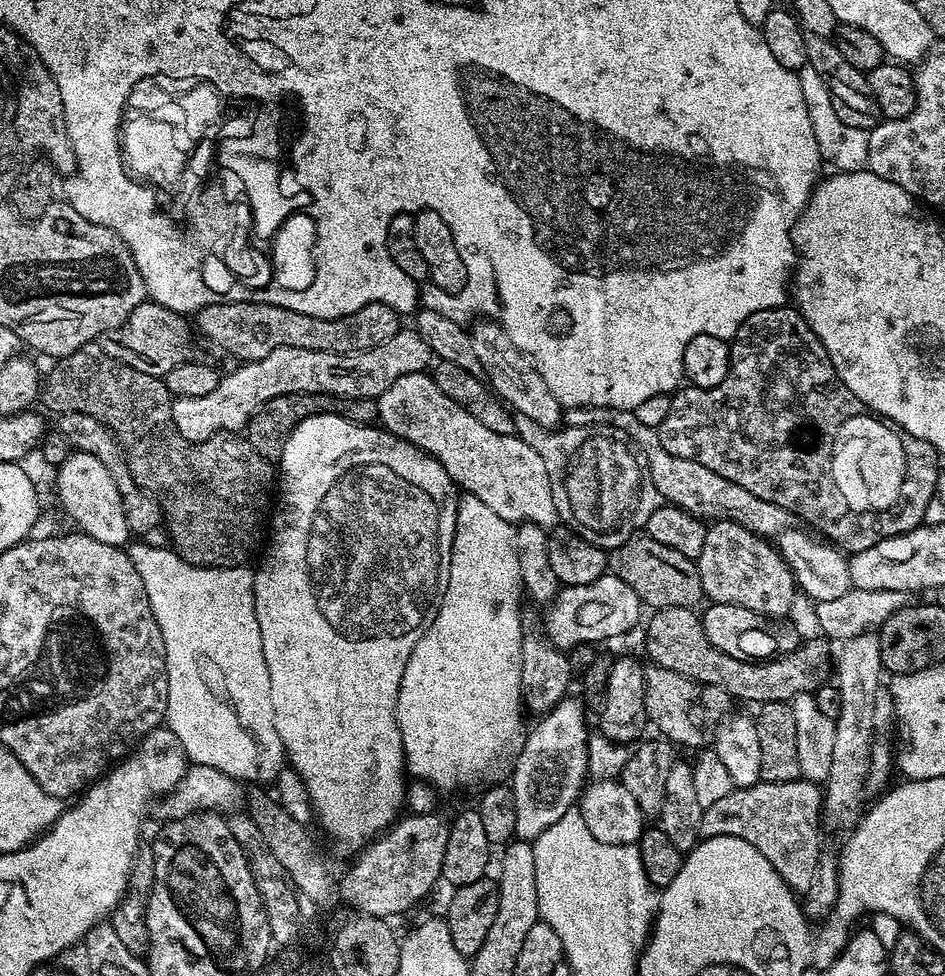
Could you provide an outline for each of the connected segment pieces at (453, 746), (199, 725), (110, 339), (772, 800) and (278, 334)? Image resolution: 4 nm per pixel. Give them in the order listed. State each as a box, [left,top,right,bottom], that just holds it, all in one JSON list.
[[396,495,526,788],[130,542,286,782],[98,302,194,377],[700,779,822,894],[194,304,402,362]]

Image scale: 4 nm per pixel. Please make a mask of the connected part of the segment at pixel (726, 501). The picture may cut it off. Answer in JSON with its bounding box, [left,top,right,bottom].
[562,408,798,538]

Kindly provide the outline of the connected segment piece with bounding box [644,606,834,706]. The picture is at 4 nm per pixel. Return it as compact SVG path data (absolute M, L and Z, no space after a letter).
M670 606L655 609L651 615L648 629L644 632L649 661L666 670L674 670L674 674L682 674L701 686L718 686L729 697L753 700L753 705L756 706L771 700L790 702L803 692L815 693L829 679L830 661L834 652L831 647L828 649L827 639L805 639L801 647L771 660L739 660L718 650L718 646L714 646L710 638L706 638L704 621L693 609Z

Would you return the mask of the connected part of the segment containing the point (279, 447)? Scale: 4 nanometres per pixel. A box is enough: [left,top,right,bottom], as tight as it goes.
[244,392,379,464]

